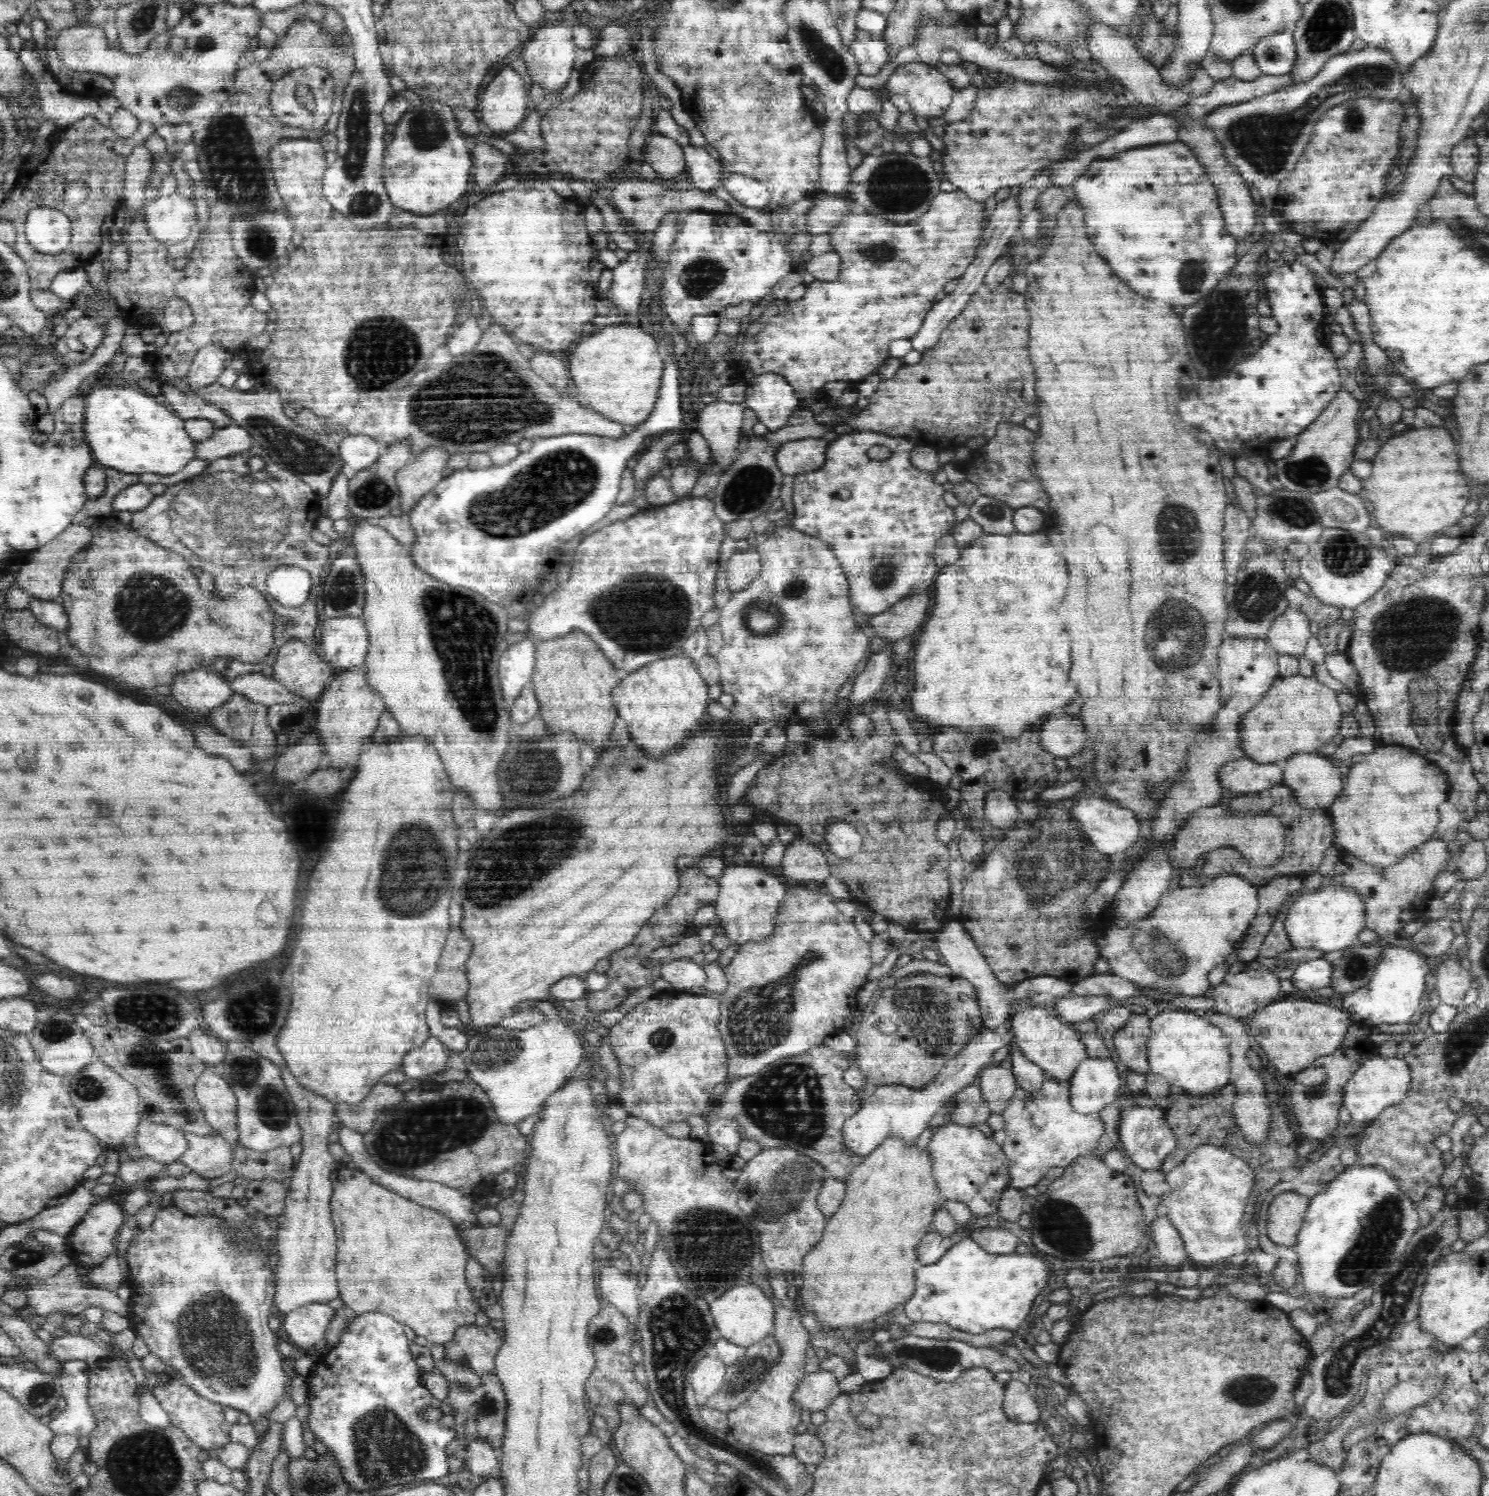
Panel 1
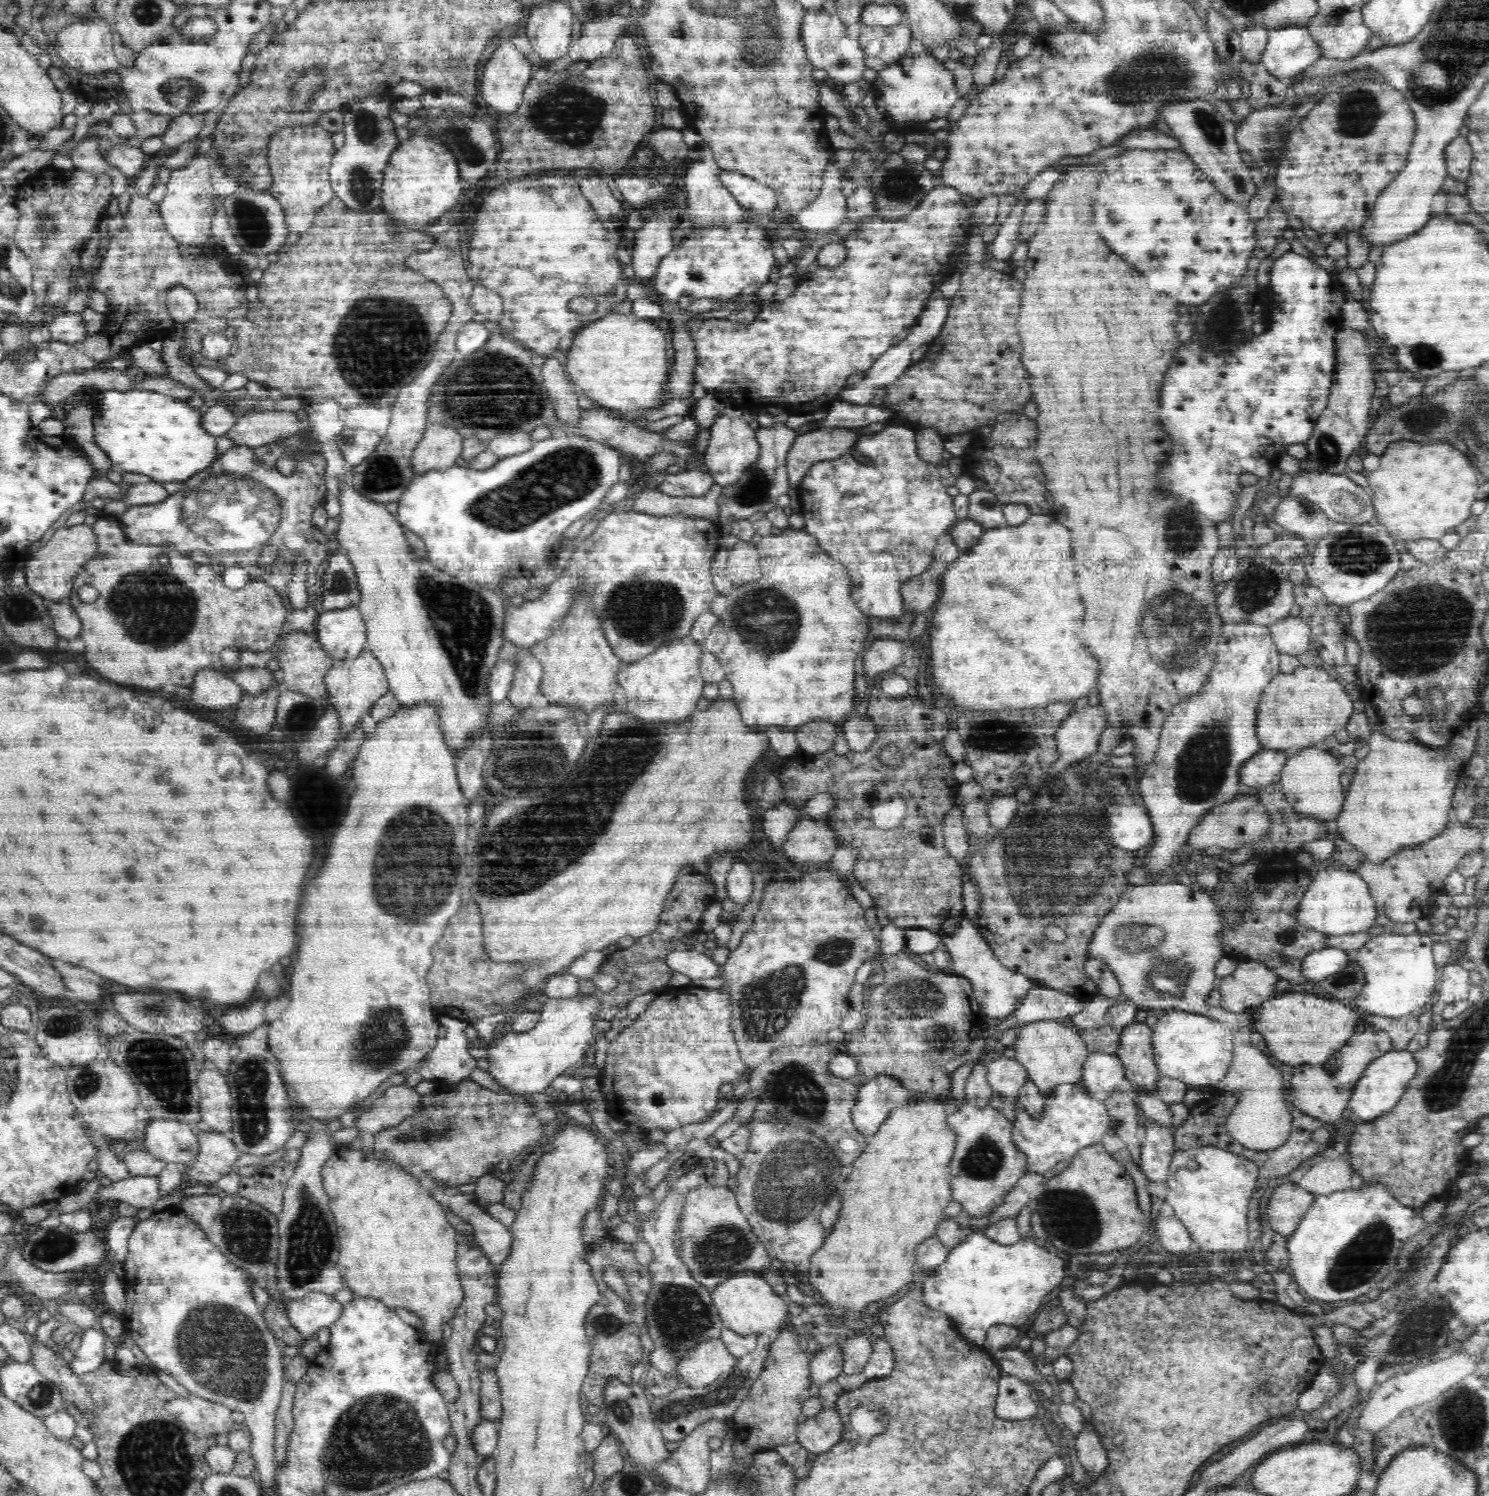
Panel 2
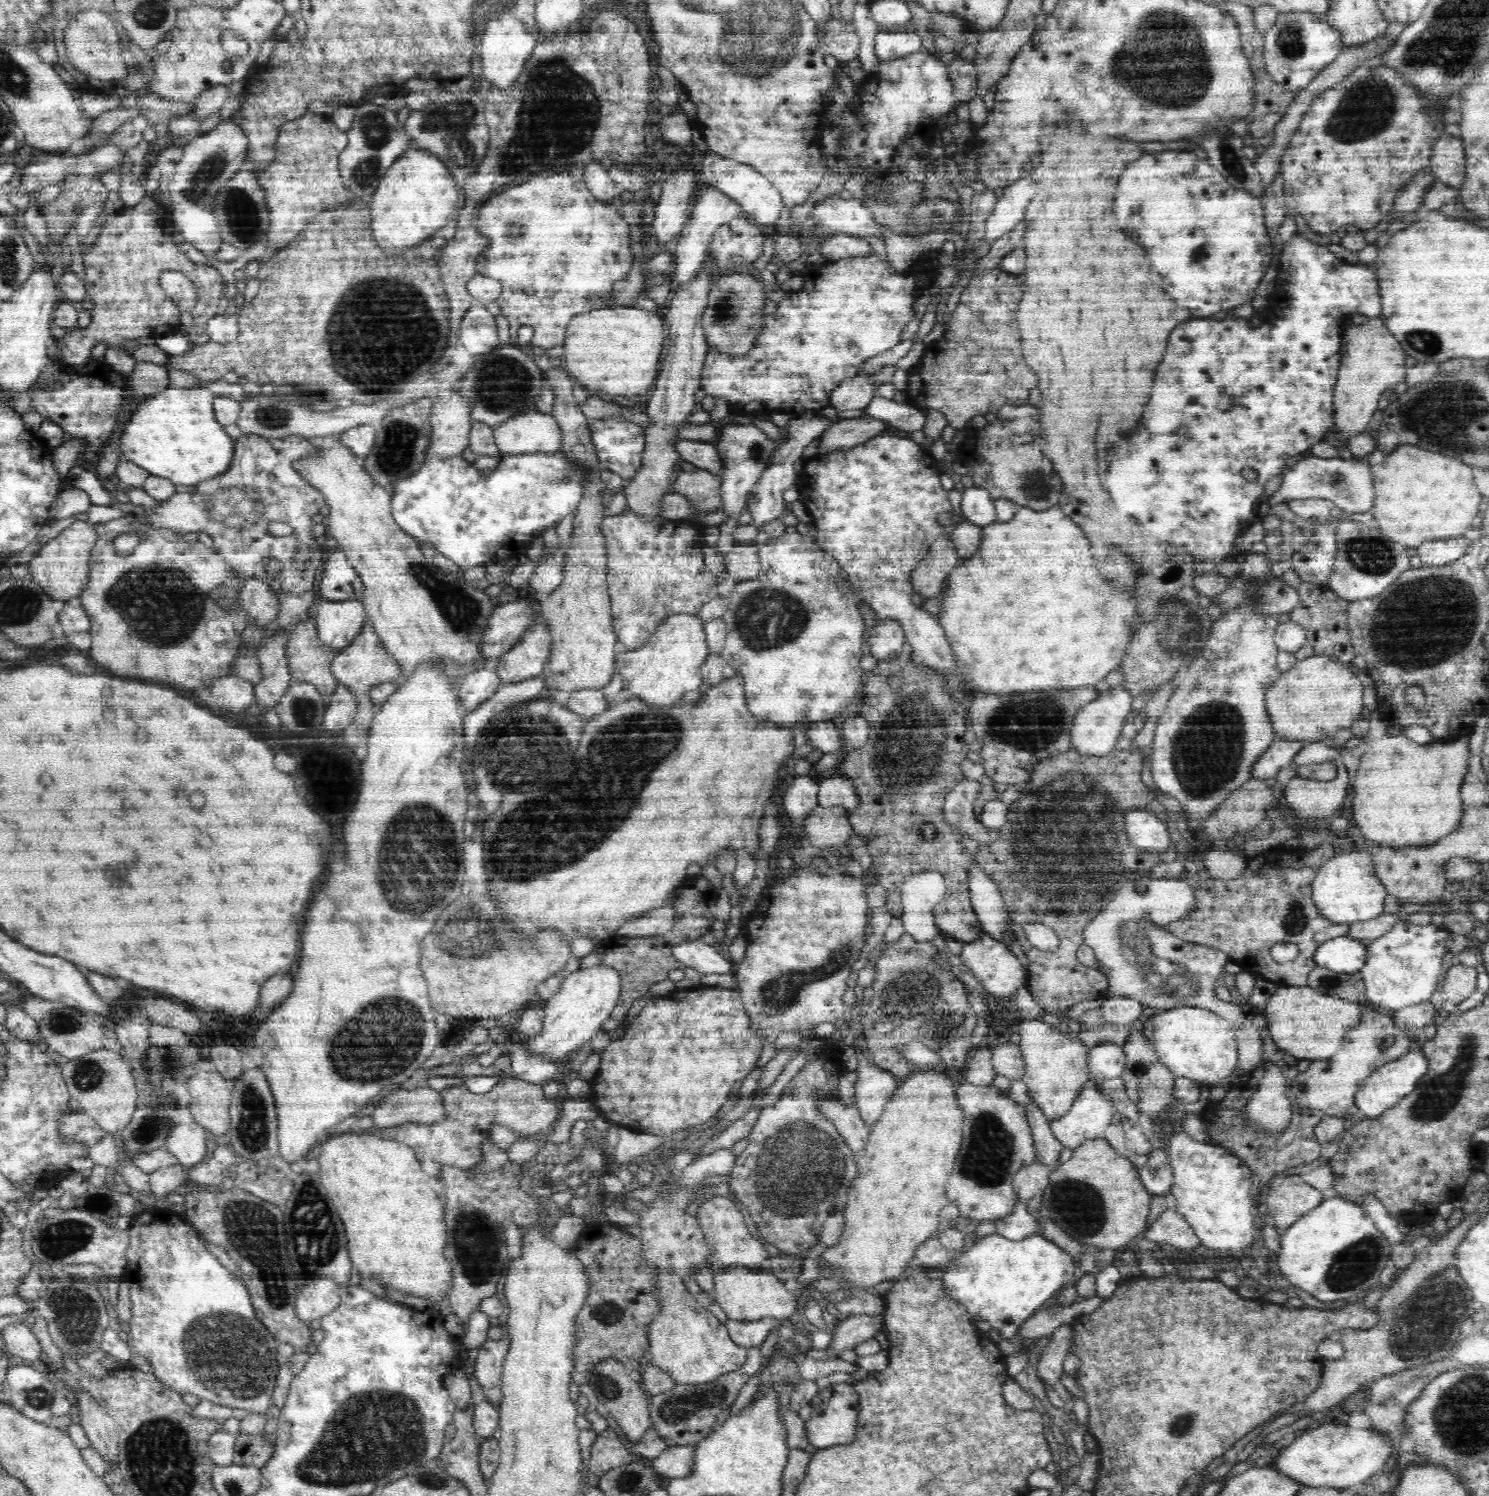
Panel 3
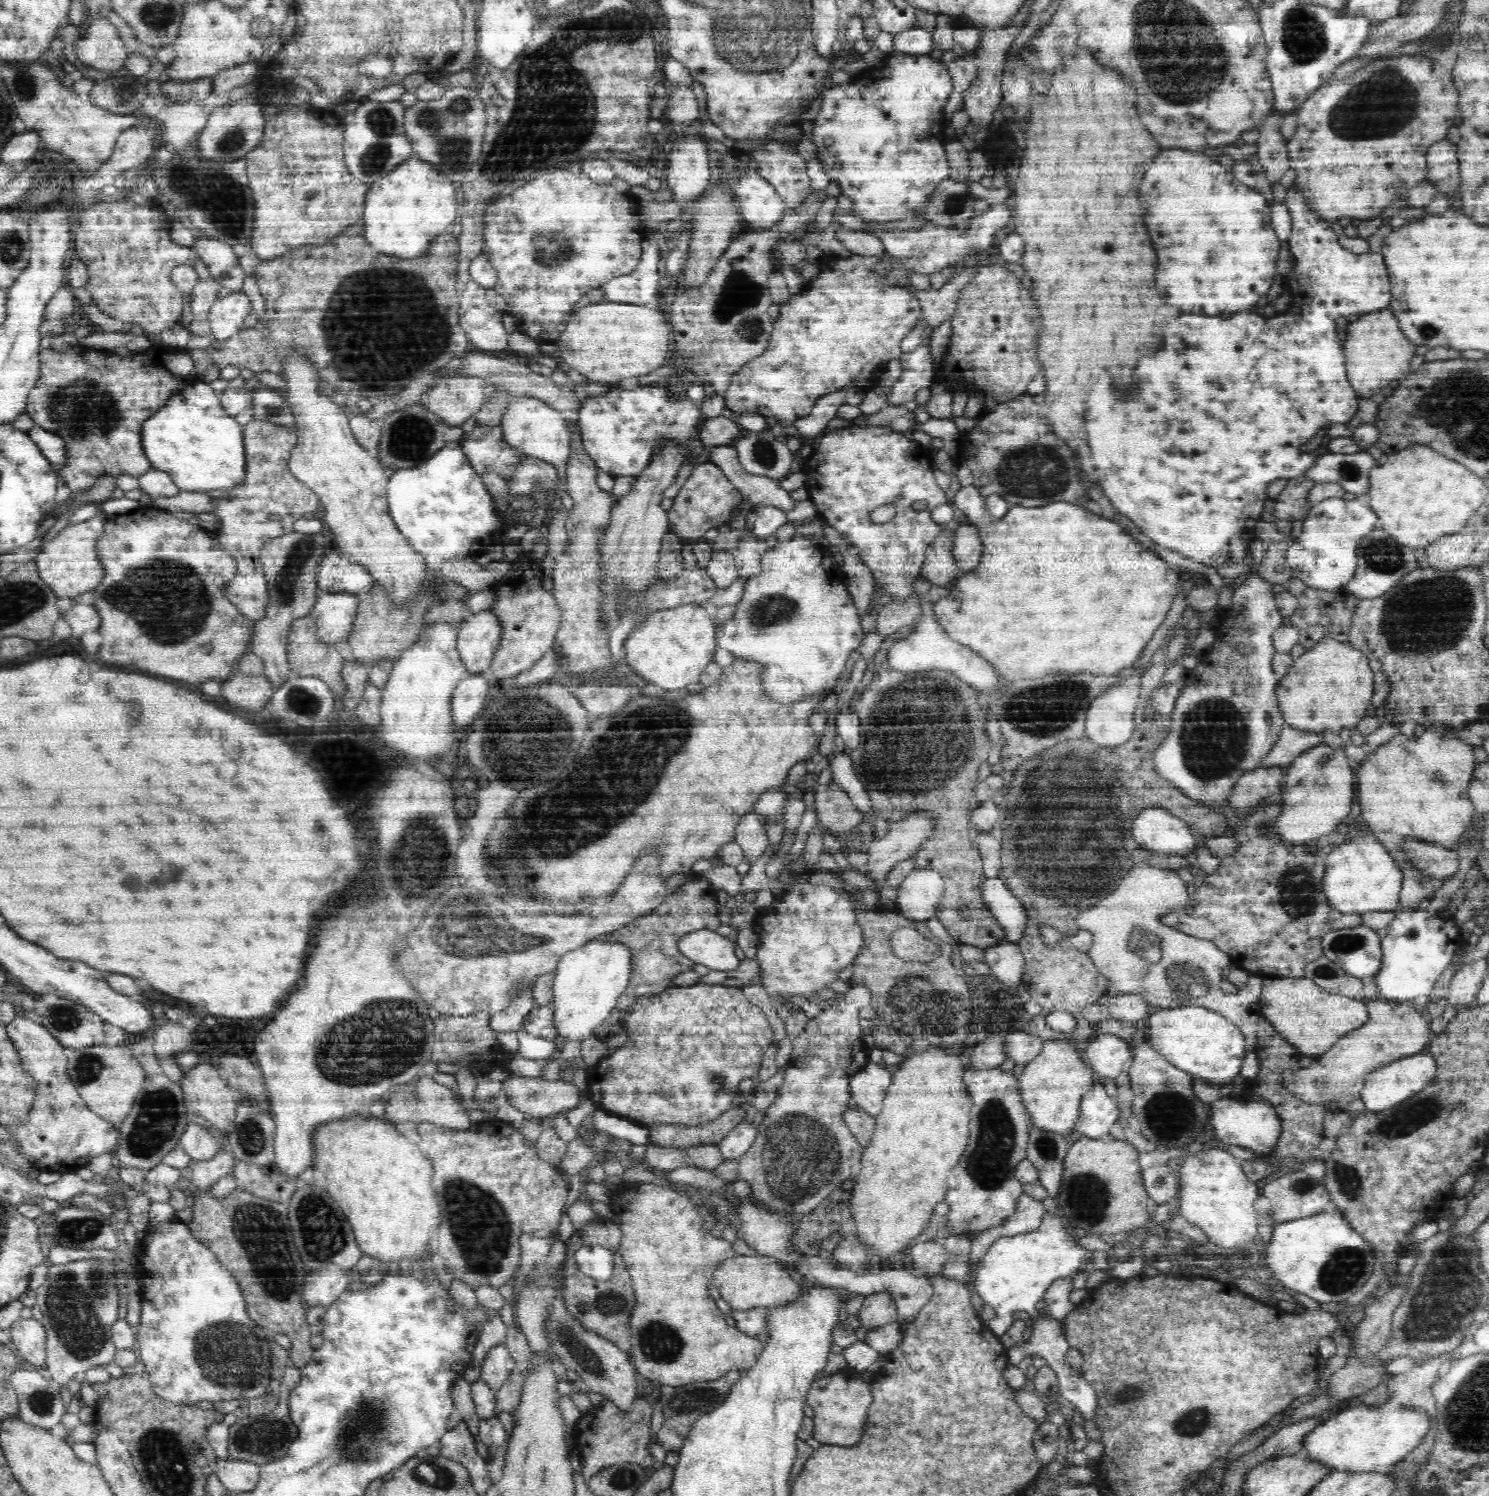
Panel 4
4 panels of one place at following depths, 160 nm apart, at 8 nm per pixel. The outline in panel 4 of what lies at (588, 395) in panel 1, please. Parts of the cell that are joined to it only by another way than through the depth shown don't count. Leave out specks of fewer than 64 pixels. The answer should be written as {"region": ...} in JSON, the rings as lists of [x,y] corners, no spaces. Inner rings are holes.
{"region":[[[603,300],[600,303],[589,304],[585,307],[582,307],[582,310],[578,310],[574,316],[570,316],[570,320],[566,323],[566,328],[563,329],[562,334],[557,338],[557,340],[552,343],[550,346],[554,349],[559,363],[563,365],[568,371],[574,369],[578,372],[579,377],[584,377],[588,382],[595,382],[601,384],[608,384],[609,386],[621,385],[621,383],[632,382],[634,378],[638,376],[644,376],[645,374],[650,374],[653,370],[660,368],[667,364],[668,362],[668,350],[673,349],[672,341],[672,328],[668,326],[668,322],[664,317],[662,311],[659,311],[658,308],[652,305],[634,305],[626,303],[616,303]]]}

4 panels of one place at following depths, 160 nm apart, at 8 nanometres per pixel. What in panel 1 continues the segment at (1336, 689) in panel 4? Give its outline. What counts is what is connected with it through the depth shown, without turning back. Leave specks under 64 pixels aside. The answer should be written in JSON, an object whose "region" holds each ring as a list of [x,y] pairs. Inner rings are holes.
{"region":[[[1299,673],[1289,677],[1279,676],[1262,701],[1246,713],[1242,720],[1241,740],[1243,740],[1242,749],[1245,751],[1245,758],[1267,764],[1288,760],[1297,753],[1317,753],[1319,747],[1332,742],[1341,728],[1344,714],[1338,703],[1337,693],[1320,683],[1316,677],[1302,676]]]}

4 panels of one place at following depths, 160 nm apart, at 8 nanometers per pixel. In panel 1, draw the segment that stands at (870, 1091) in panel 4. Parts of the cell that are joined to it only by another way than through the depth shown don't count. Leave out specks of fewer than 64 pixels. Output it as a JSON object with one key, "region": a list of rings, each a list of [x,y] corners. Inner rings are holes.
{"region":[[[983,1027],[958,1056],[946,1063],[935,1082],[930,1083],[928,1087],[918,1090],[898,1084],[879,1085],[870,1096],[864,1096],[866,1099],[864,1106],[846,1120],[845,1144],[864,1159],[868,1153],[874,1152],[874,1148],[882,1144],[883,1138],[888,1133],[902,1136],[905,1140],[916,1140],[924,1132],[924,1128],[939,1121],[944,1114],[944,1107],[952,1096],[960,1092],[962,1088],[977,1082],[980,1072],[992,1063],[992,1054],[998,1048],[1009,1044],[1013,1045],[1011,1027],[1007,1028],[1004,1036],[998,1036],[998,1032],[992,1032],[992,1029]]]}

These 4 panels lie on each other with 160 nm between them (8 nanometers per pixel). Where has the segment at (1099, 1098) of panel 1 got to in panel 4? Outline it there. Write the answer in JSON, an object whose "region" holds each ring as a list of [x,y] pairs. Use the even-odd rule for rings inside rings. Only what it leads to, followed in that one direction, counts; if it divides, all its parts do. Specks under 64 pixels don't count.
{"region":[[[1097,1034],[1080,1047],[1085,1063],[1093,1068],[1098,1079],[1116,1078],[1124,1062],[1132,1057],[1129,1041],[1115,1034]]]}

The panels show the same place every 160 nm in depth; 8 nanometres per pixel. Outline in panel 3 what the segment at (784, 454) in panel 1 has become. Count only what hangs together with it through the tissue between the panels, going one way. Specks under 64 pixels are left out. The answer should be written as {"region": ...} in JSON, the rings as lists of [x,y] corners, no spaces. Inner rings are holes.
{"region":[[[863,415],[851,419],[839,419],[835,423],[832,422],[820,434],[816,455],[870,441],[871,438],[878,436],[886,425],[887,423],[883,420]]]}

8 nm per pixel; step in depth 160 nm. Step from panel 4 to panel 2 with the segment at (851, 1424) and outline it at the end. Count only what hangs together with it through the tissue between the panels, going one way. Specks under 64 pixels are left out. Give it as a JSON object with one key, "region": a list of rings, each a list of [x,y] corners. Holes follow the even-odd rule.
{"region":[[[826,1409],[799,1424],[798,1432],[795,1435],[796,1441],[808,1453],[820,1455],[831,1450],[830,1448],[836,1443],[840,1443],[843,1434],[844,1421],[841,1420],[838,1409]]]}

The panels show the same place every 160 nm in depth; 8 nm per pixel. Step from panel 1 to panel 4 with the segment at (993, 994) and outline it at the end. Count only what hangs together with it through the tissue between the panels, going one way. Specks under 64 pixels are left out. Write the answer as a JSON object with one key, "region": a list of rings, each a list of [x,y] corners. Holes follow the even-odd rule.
{"region":[[[1002,941],[985,948],[981,962],[988,965],[992,977],[1006,986],[1022,983],[1025,958],[1016,942]]]}

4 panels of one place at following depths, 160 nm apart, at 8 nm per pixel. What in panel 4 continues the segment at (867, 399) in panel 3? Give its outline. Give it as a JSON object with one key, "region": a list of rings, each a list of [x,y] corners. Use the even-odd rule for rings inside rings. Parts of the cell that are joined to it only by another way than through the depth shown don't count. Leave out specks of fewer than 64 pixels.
{"region":[[[846,387],[841,388],[840,391],[824,395],[812,406],[808,416],[798,419],[793,425],[796,426],[804,441],[818,439],[828,430],[828,422],[835,418],[838,408],[844,404],[856,406],[862,402],[865,397],[864,393],[864,390]]]}

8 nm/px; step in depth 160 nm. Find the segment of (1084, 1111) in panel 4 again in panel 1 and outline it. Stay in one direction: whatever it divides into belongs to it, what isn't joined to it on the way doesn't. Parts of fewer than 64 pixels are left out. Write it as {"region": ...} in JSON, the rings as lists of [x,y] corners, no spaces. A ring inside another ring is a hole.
{"region":[[[1046,1078],[1041,1090],[1036,1094],[1029,1094],[1018,1087],[1010,1099],[1008,1108],[1001,1114],[1005,1122],[1003,1130],[1006,1133],[1003,1151],[1009,1160],[1011,1176],[1013,1176],[1011,1186],[1014,1189],[1023,1190],[1026,1187],[1034,1186],[1045,1177],[1051,1168],[1066,1169],[1078,1156],[1093,1154],[1100,1136],[1105,1133],[1105,1123],[1101,1119],[1100,1113],[1080,1113],[1073,1108],[1069,1086],[1069,1081]]]}

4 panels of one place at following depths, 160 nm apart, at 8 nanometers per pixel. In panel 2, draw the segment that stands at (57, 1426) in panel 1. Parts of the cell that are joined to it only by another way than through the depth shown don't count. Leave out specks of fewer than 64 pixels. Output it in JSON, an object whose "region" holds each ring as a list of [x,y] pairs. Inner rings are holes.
{"region":[[[92,1328],[84,1332],[79,1348],[69,1362],[71,1372],[80,1377],[97,1369],[105,1361],[105,1333],[101,1328]]]}

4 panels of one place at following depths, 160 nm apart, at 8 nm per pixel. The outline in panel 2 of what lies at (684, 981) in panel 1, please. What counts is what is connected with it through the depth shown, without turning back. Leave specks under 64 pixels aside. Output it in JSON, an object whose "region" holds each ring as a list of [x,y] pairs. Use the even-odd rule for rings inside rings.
{"region":[[[696,949],[671,950],[665,962],[675,972],[687,976],[694,983],[699,979],[713,978],[721,975],[722,966],[718,966],[711,958],[698,954]]]}

